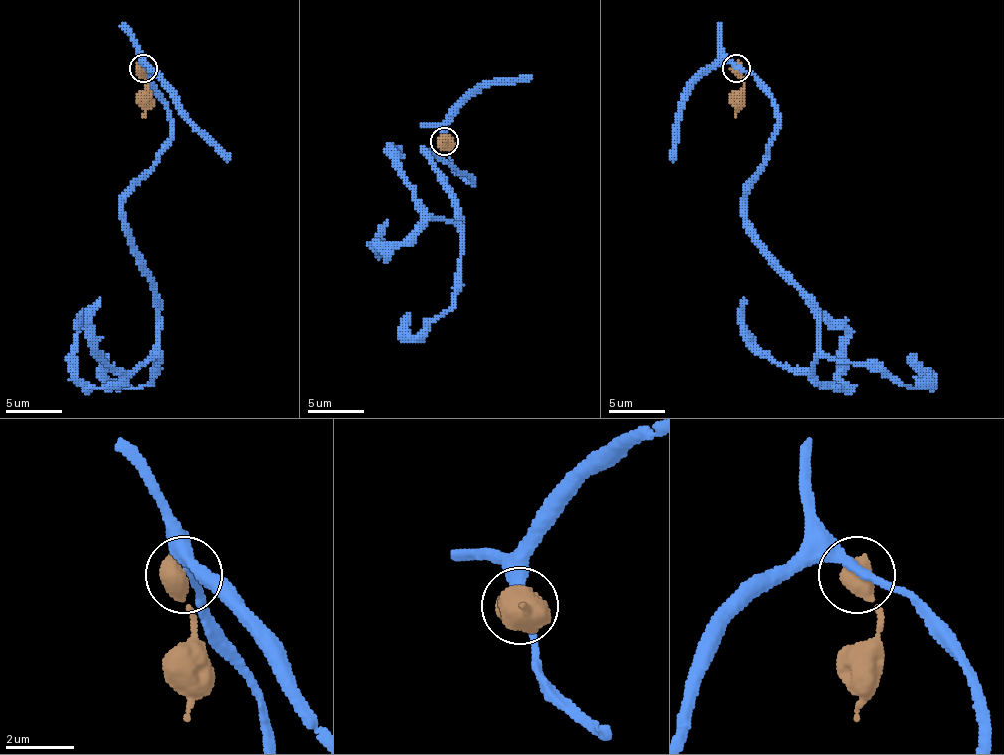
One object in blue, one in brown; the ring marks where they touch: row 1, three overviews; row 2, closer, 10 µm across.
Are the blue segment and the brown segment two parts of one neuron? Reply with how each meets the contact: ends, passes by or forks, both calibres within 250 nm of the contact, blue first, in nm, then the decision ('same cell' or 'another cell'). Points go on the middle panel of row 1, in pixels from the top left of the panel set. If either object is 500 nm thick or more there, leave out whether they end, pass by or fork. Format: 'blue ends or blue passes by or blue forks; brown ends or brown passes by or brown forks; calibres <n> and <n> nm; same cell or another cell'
calibres 260 and 650 nm; another cell

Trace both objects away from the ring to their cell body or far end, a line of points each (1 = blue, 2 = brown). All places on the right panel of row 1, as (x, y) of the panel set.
1: (735, 66), (772, 100), (778, 134), (746, 230), (820, 323), (814, 377), (837, 388), (845, 332), (814, 309)
2: (735, 68), (744, 83), (744, 102), (735, 117)

